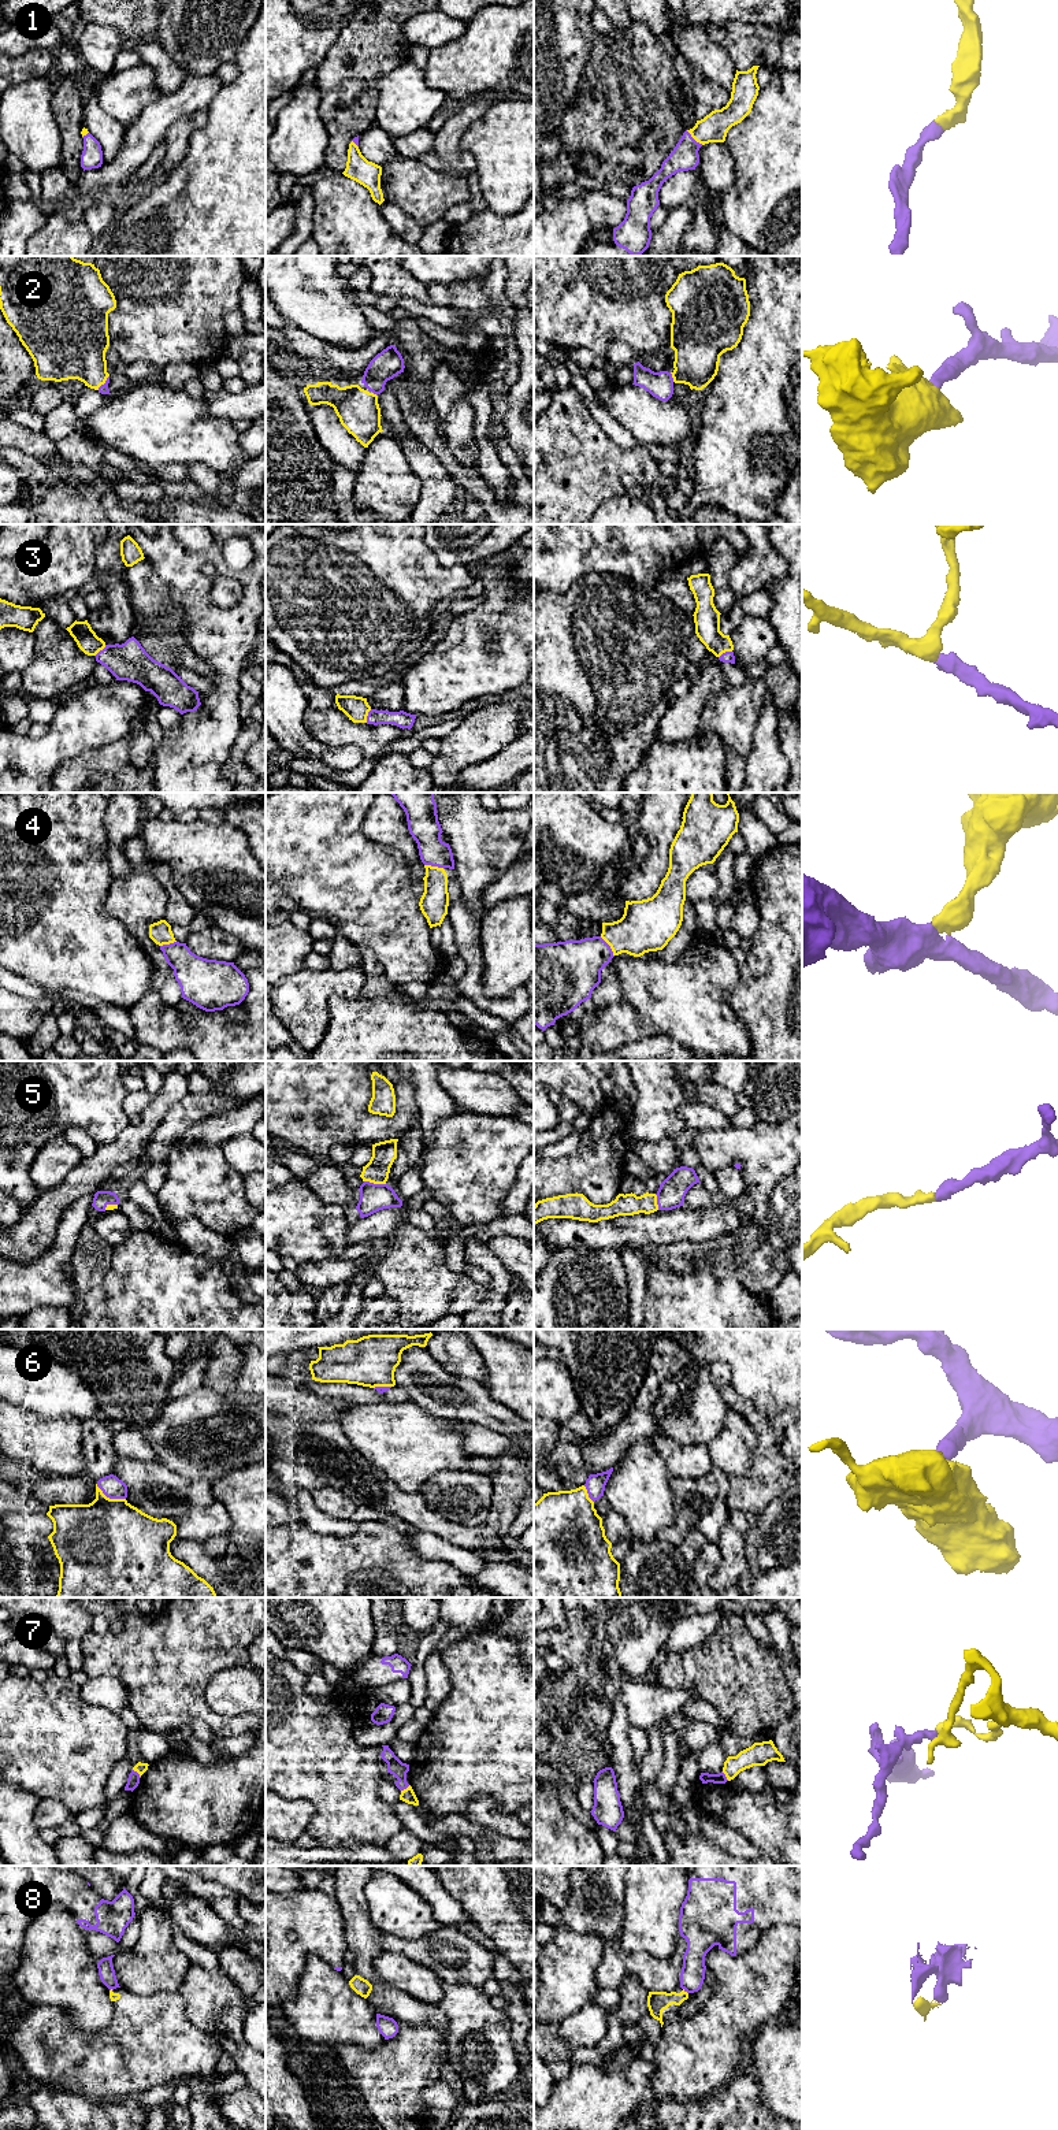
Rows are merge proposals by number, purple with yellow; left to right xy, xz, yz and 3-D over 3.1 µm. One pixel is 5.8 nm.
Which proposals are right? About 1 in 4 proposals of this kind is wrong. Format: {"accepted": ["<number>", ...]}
{"accepted": ["1", "2", "3", "4", "5", "6"]}

